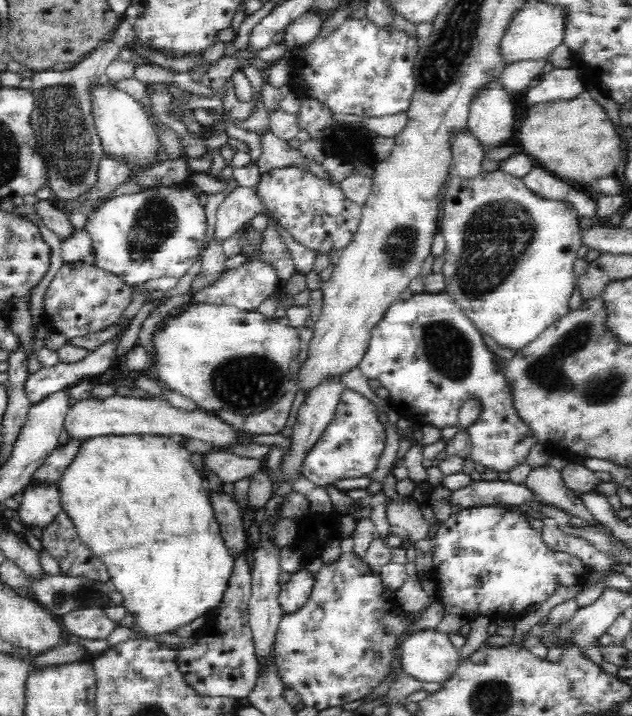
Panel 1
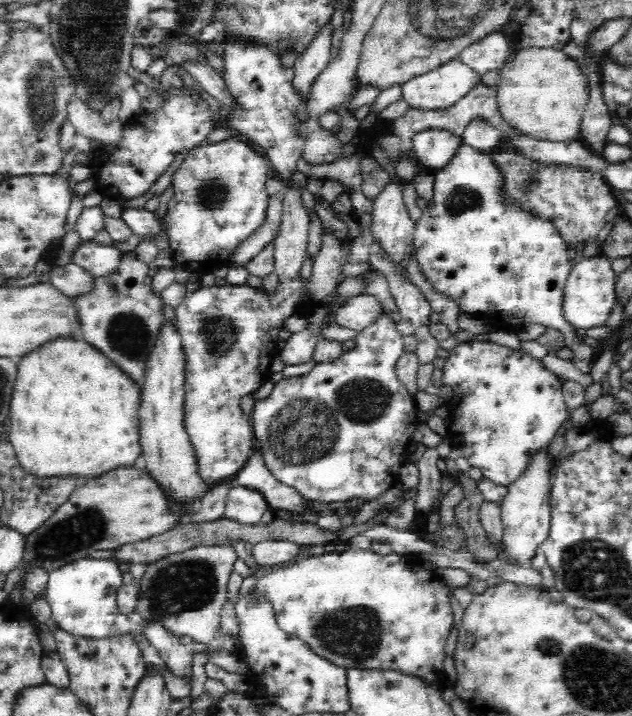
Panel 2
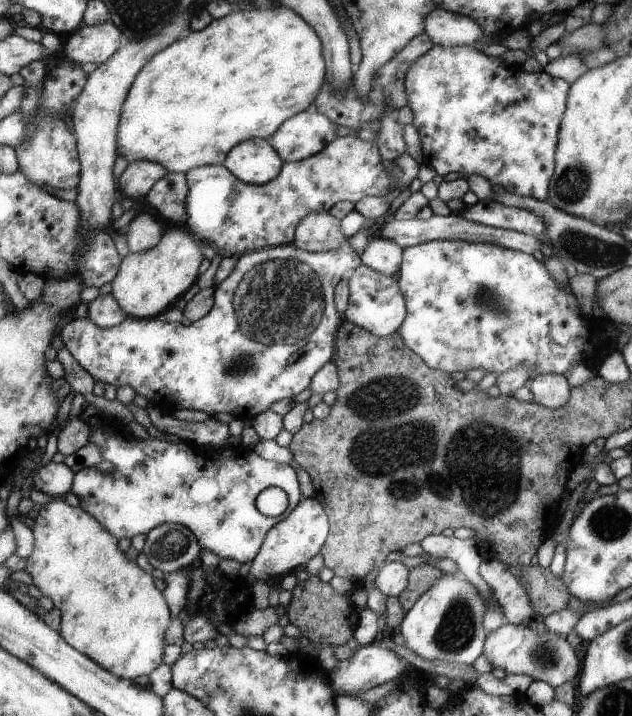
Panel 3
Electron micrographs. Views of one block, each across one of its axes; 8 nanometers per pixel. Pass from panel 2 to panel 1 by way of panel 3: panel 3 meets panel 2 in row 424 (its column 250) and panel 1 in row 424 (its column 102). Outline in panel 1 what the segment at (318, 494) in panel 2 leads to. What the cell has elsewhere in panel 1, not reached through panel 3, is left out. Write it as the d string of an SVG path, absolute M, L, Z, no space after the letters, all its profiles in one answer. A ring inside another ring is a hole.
M351 389L343 390L334 418L303 460L302 475L325 489L338 480L370 476L386 444L386 429L378 419L382 411L379 409L378 404L364 395Z

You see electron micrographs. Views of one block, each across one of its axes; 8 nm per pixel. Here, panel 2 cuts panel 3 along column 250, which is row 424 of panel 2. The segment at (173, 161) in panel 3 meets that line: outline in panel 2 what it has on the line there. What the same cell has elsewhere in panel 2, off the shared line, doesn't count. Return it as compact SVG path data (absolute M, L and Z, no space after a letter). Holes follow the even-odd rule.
M68 336L65 339L52 340L44 343L40 352L34 352L30 356L22 356L17 366L17 378L14 382L10 396L10 408L8 416L8 432L10 442L14 447L17 459L22 468L28 474L42 478L50 476L74 476L75 478L94 478L125 464L132 464L137 456L141 454L139 443L139 406L141 403L141 386L134 383L121 368L118 368L109 358L102 356L96 348L92 348L86 341L82 342L80 337Z

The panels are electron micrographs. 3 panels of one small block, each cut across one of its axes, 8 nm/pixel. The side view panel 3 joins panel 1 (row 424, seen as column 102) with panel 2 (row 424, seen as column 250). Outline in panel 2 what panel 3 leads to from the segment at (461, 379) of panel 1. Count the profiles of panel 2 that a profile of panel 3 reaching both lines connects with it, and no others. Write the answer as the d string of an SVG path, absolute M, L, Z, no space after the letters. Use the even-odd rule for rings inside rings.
M466 341L455 346L443 367L445 385L452 386L453 396L447 402L451 419L441 428L449 437L453 448L460 448L461 456L474 468L480 468L482 476L500 486L508 486L529 466L529 460L537 454L567 420L561 380L557 373L546 370L540 360L530 357L524 350L510 349L491 341Z

